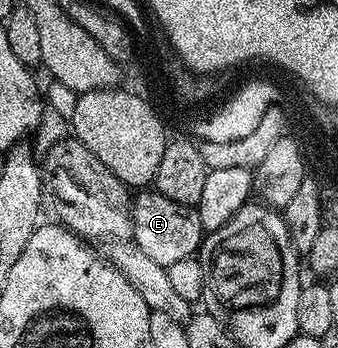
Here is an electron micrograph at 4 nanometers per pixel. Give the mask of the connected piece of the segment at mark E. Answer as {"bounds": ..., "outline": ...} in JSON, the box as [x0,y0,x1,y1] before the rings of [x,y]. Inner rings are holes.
{"bounds":[131,188,206,268],"outline":[[[152,188],[141,189],[133,197],[131,241],[135,242],[138,248],[142,248],[146,256],[151,256],[165,268],[178,260],[193,257],[205,237],[206,231],[200,223],[199,209],[183,206],[174,200],[166,200],[166,196],[157,194]]]}

